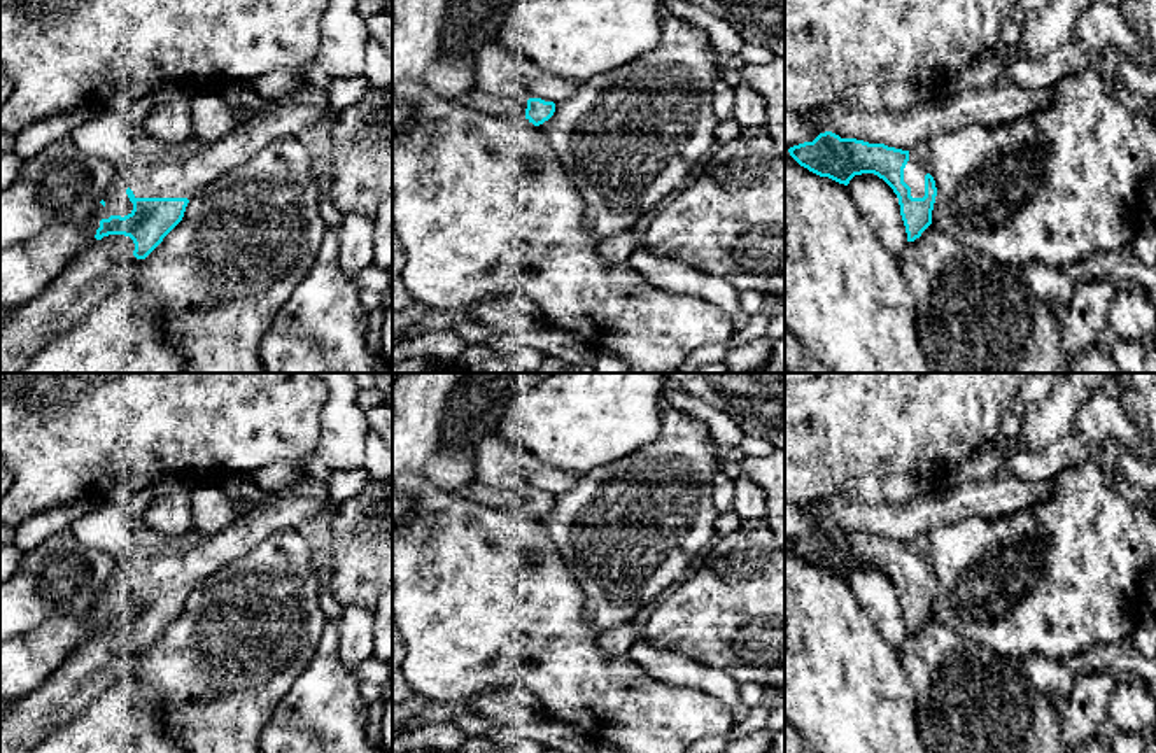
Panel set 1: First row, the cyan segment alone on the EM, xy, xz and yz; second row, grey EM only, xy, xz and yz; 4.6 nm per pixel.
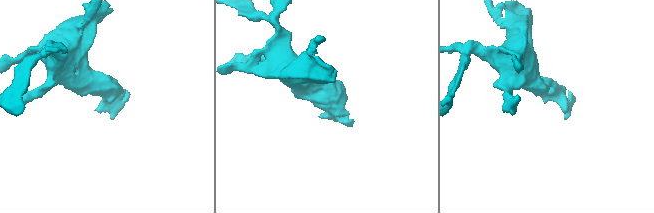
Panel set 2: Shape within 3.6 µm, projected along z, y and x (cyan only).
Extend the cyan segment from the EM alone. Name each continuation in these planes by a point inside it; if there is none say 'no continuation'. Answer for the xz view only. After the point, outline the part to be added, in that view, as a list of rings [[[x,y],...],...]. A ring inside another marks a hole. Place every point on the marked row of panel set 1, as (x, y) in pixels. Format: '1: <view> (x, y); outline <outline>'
1: xz (514, 107); outline [[[480,91],[462,96],[459,103],[499,119],[525,119],[527,109],[527,100],[518,95],[499,98]]]

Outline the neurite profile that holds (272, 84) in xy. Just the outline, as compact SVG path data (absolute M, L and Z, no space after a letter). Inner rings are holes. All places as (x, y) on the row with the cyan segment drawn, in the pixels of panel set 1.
M273 70L256 77L243 86L249 86L263 98L273 100L282 95L296 93L303 84L307 84L307 79L300 70Z

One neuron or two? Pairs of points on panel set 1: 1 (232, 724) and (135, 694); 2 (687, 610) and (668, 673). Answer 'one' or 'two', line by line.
1: two
2: two

